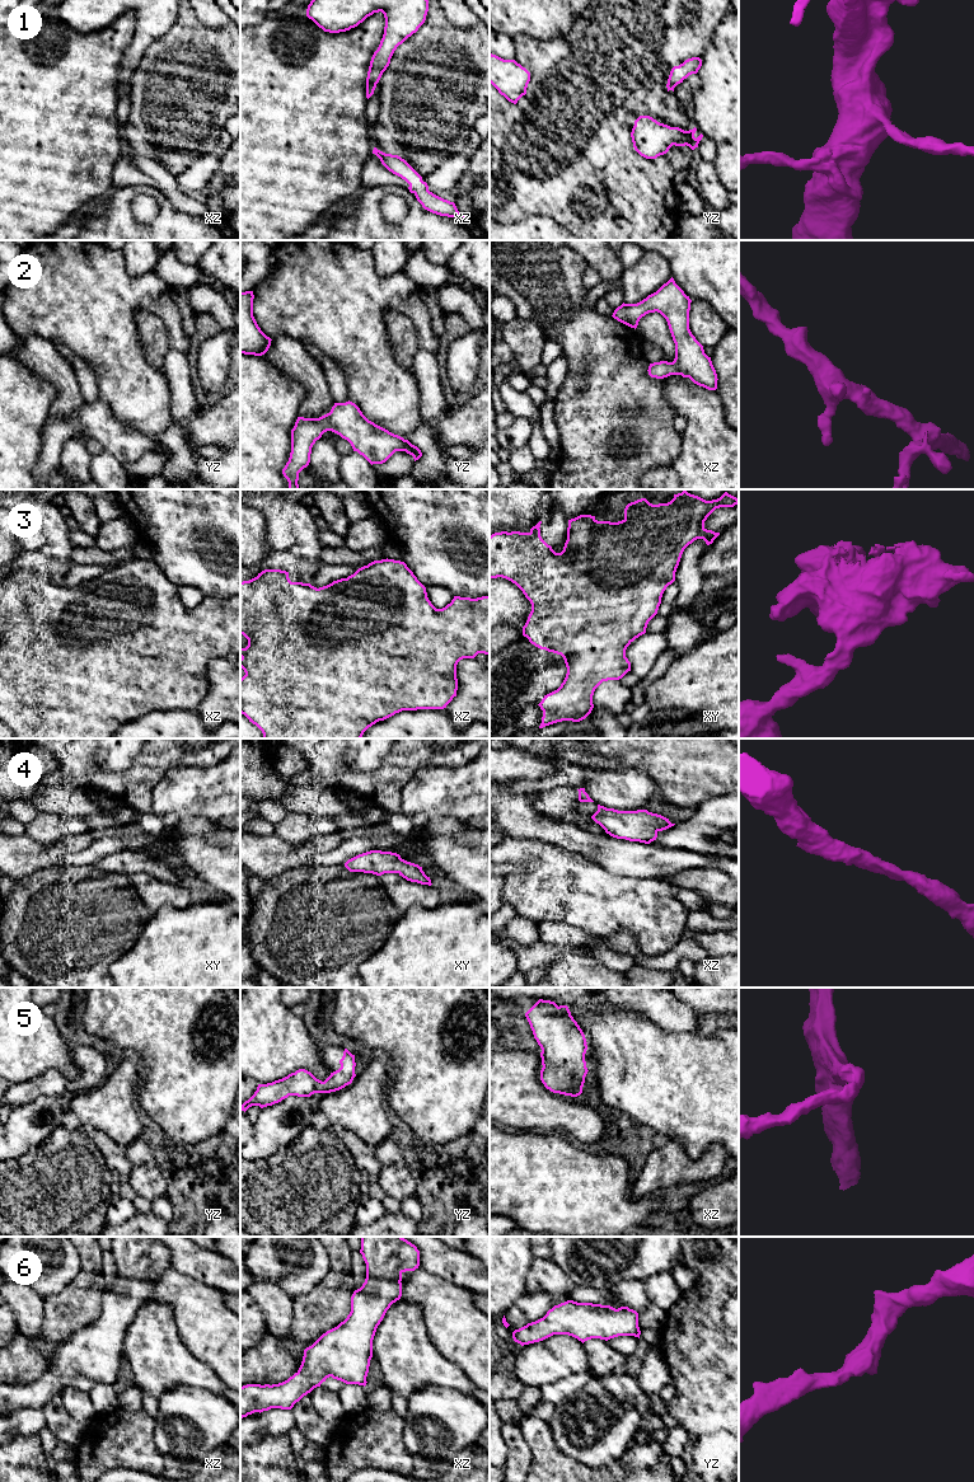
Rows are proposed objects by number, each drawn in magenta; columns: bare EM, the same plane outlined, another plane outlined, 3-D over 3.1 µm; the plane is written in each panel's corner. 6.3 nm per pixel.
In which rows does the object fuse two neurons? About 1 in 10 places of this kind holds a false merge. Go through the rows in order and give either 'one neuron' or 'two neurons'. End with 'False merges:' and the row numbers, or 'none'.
1: one neuron
2: one neuron
3: one neuron
4: one neuron
5: one neuron
6: one neuron
False merges: none

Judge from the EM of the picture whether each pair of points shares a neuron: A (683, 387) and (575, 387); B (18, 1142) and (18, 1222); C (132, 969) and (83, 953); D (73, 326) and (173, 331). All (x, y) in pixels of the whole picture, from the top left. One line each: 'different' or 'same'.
A: different
B: different
C: different
D: same

